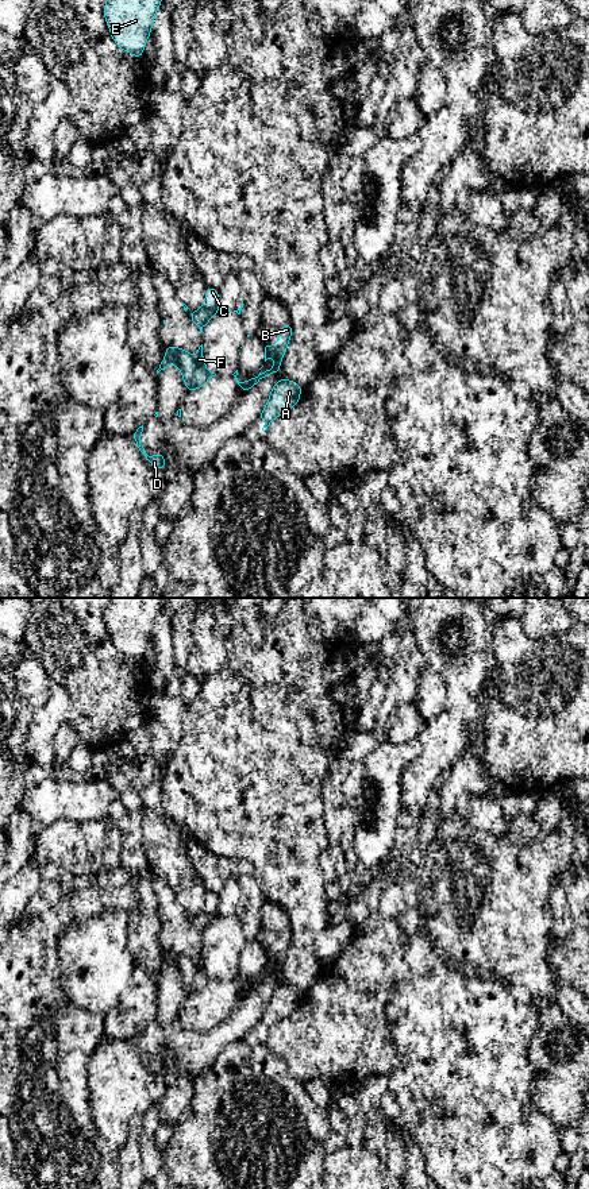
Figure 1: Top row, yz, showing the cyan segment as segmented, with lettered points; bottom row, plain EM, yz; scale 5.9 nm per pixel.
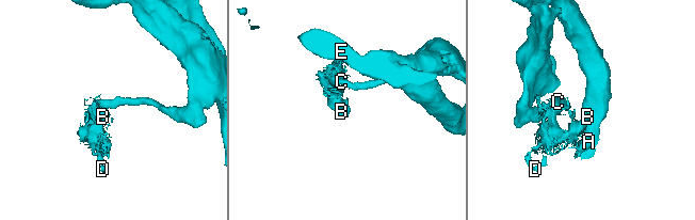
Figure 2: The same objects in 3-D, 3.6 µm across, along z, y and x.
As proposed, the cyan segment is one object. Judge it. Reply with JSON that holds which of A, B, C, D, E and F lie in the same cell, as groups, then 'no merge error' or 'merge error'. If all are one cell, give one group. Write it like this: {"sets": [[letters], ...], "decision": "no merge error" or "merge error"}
{"sets": [["A", "B", "C", "D", "E", "F"]], "decision": "no merge error"}

